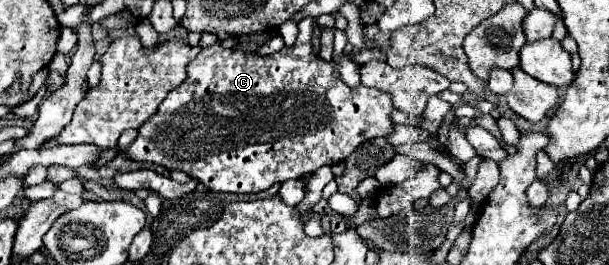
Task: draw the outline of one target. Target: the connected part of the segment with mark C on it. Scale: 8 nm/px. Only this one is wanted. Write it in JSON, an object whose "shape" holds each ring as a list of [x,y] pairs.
{"shape":[[[313,17],[299,21],[299,37],[295,45],[283,47],[271,55],[225,49],[221,41],[201,47],[187,69],[189,77],[185,83],[171,91],[159,105],[159,111],[143,123],[141,131],[145,131],[145,135],[139,133],[129,147],[115,147],[115,151],[131,161],[155,163],[167,171],[185,171],[211,191],[259,193],[269,189],[273,183],[303,179],[323,165],[341,163],[363,141],[389,135],[393,131],[389,115],[395,109],[391,97],[365,85],[347,87],[335,75],[333,63],[313,53],[313,21]]]}

